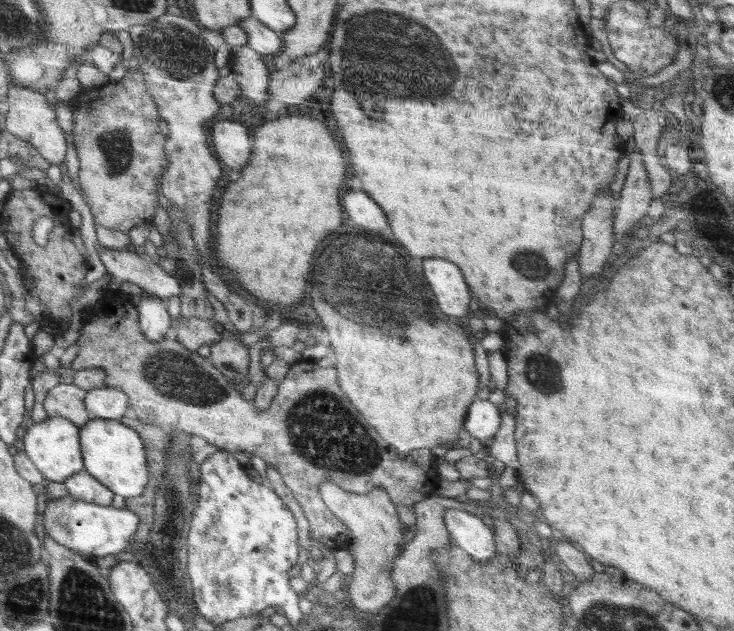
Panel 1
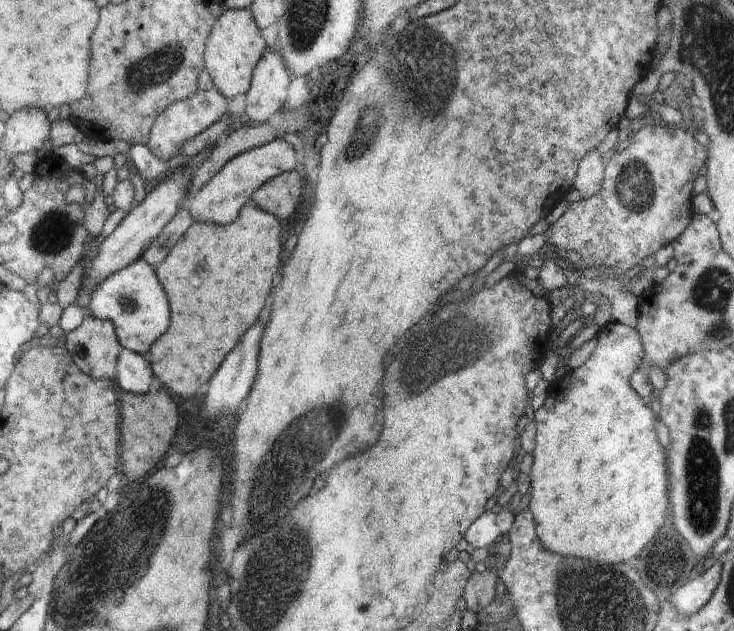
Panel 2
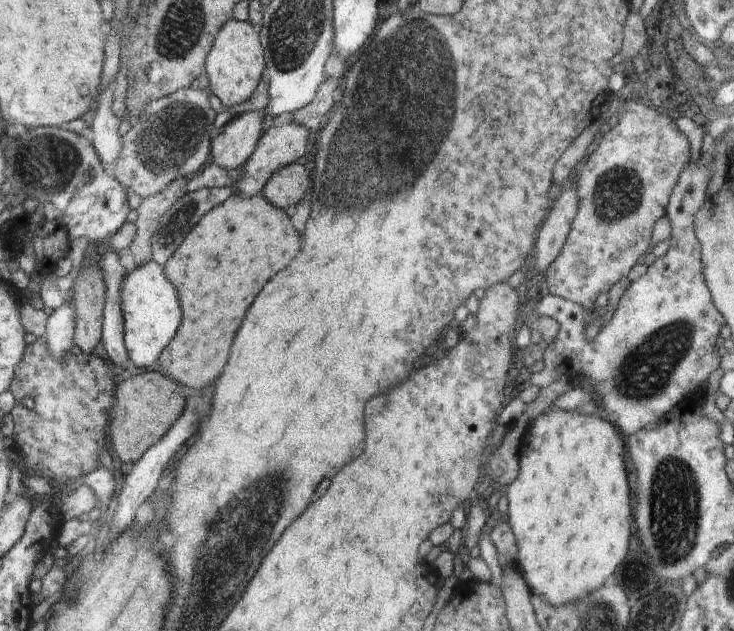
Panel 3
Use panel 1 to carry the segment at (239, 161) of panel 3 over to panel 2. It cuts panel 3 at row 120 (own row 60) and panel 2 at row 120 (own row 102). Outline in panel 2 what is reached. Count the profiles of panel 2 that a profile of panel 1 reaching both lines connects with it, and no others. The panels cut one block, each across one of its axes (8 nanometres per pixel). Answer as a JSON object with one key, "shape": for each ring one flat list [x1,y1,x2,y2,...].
{"shape":[[275,48,264,51,253,70,245,113,254,122,273,120,285,106,290,71]]}

